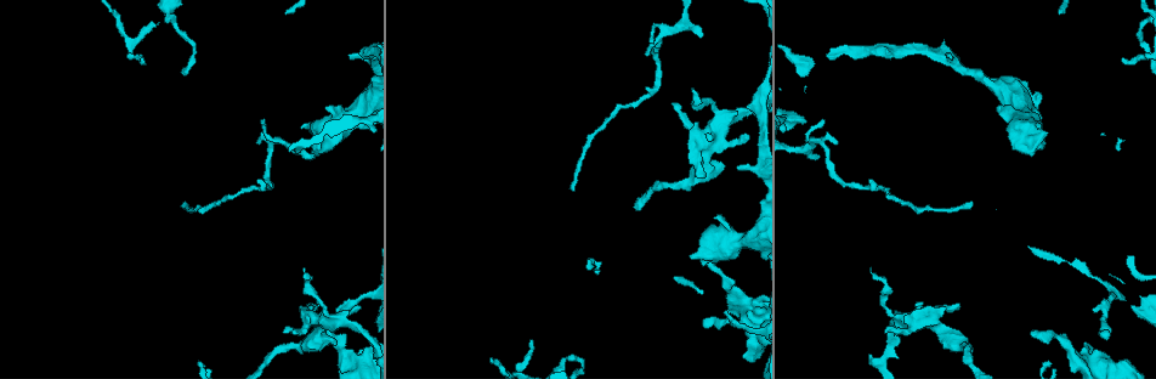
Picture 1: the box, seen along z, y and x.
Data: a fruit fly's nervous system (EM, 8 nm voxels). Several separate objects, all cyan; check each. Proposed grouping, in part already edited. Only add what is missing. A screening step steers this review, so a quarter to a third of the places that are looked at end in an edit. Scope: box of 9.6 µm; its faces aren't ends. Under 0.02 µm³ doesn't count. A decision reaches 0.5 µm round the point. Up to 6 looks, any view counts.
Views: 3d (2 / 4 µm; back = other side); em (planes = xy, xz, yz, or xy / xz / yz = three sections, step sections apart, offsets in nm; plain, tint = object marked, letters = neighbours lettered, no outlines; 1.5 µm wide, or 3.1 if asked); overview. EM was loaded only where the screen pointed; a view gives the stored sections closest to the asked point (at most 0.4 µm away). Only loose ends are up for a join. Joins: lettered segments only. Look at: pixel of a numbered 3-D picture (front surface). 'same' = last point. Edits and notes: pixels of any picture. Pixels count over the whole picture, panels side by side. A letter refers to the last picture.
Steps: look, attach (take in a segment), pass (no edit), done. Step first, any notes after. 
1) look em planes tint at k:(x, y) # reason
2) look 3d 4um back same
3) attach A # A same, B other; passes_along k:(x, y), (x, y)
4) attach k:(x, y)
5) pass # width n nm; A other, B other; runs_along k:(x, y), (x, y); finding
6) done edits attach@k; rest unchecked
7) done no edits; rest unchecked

look em planes letters at 1:(317, 307) # an open end

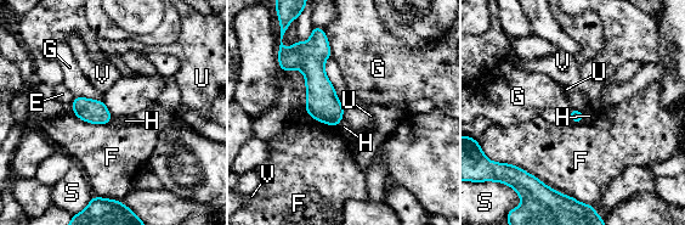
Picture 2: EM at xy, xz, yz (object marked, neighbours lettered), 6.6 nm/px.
pass # E other, F other, G other, H other, S other, U other, V other; border 2:(102, 101), (112, 116); no lettered segment goes on from it

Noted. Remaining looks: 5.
look 3d 2um at 1:(1031, 334) # branch stops here

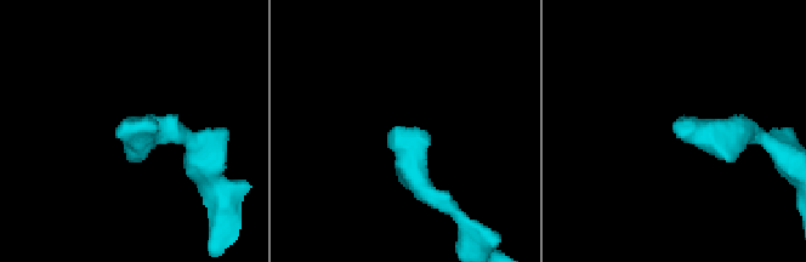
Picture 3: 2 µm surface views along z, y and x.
look em planes letters at 3:(683, 125) # shape alone is not enough

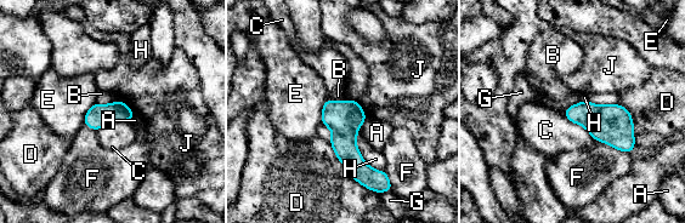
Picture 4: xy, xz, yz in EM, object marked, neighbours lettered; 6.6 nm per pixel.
pass # A other, B other, C other, D other, E other, F other, G other, H other, J other; runs_along 4:(328, 103), (368, 179); no lettered segment goes on from it

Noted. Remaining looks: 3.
look 3d 2um at 1:(838, 143) # tapers out

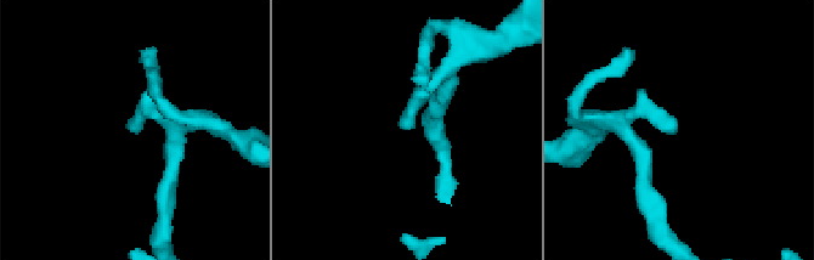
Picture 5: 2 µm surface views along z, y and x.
look em xz step 8 letters at 5:(404, 122)

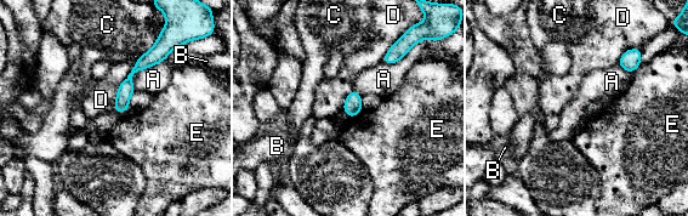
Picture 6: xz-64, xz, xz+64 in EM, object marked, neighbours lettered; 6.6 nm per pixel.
pass # A other, B other, C other, D other, E other; runs_along 6:(159, 50), (130, 75), (117, 108); no lettered segment goes on from it

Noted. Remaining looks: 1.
done no edits; rest unchecked

